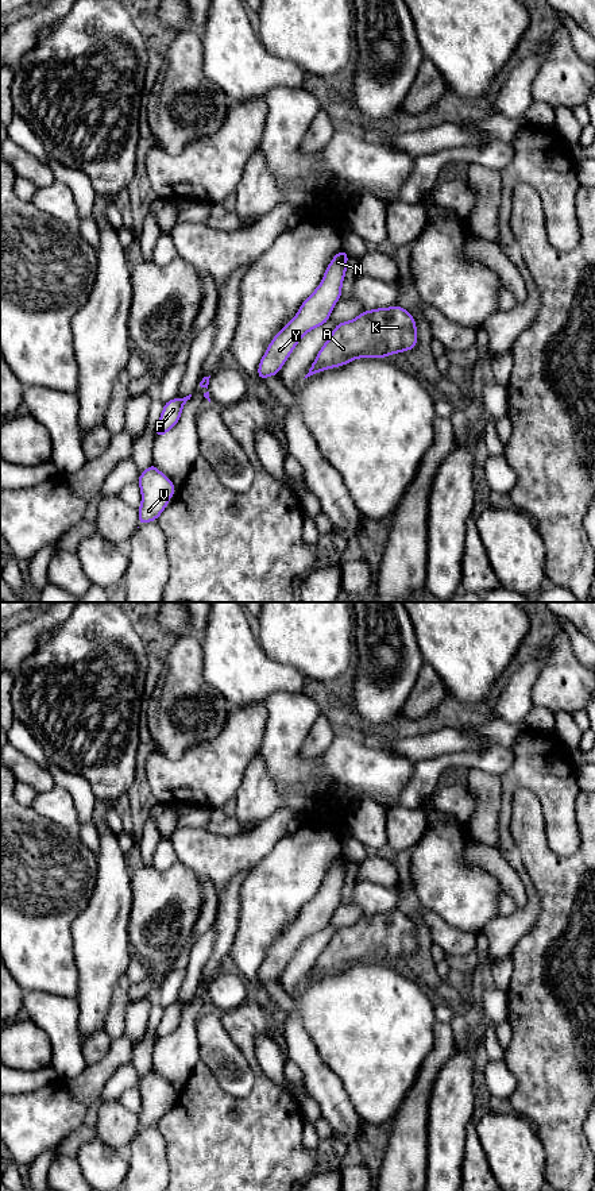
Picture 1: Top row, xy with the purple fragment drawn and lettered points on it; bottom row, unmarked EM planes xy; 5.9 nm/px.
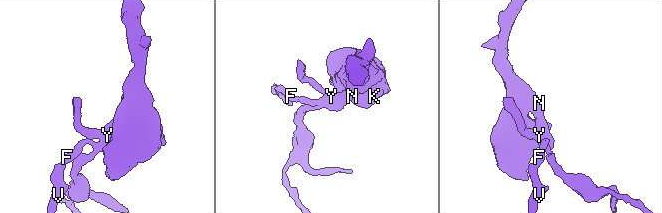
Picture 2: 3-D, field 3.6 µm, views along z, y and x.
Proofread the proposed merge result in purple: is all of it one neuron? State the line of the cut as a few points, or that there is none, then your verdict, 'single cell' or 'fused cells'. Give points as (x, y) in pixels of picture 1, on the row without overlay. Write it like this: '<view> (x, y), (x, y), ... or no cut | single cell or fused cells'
no cut | single cell

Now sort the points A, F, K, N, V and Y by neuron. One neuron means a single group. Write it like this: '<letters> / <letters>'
A F K N V Y

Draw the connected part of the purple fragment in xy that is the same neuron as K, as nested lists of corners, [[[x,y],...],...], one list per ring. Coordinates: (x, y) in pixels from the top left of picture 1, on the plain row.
[[[394,910],[364,916],[335,932],[305,983],[358,963],[386,963],[417,951],[417,933],[410,917]]]

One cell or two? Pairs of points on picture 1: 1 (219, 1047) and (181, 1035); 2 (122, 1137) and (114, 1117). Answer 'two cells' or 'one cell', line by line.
1: two cells
2: one cell

